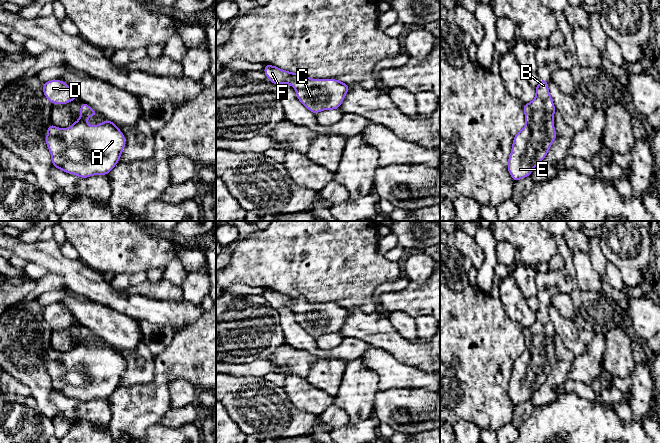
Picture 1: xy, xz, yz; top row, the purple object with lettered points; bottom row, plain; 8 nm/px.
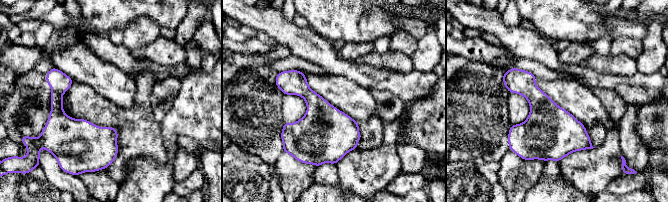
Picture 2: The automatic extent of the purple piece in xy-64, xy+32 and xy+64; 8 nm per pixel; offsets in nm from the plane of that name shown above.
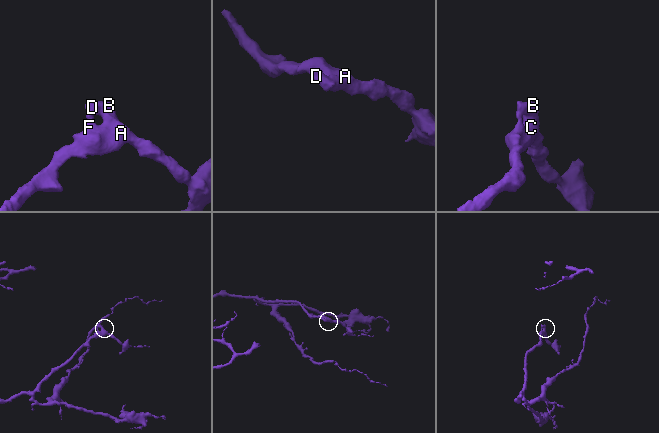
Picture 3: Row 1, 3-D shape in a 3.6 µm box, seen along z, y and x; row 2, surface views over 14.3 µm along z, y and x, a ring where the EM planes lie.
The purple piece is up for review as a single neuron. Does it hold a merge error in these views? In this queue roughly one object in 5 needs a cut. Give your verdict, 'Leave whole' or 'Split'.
Leave whole

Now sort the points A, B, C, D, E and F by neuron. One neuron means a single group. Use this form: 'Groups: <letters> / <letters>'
Groups: A B C D E F

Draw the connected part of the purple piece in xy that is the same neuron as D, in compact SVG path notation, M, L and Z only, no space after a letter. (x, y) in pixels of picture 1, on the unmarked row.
M50 304L43 308L44 320L53 328L68 328L77 323L77 319L61 304Z

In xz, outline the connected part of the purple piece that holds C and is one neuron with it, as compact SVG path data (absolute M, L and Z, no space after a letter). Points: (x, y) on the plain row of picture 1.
M265 288L263 295L275 308L290 308L296 314L297 323L313 338L324 334L339 333L349 309L337 303L312 303L304 296L292 297L279 291Z

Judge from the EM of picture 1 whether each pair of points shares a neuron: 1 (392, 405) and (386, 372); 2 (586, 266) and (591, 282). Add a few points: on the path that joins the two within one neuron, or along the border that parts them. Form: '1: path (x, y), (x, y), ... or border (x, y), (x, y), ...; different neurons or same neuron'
1: border (413, 389), (378, 390); different neurons
2: path (586, 270), (587, 278); same neuron

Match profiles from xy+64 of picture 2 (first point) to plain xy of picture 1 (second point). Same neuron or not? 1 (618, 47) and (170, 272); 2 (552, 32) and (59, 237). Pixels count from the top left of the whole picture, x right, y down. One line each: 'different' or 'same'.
1: same
2: different

